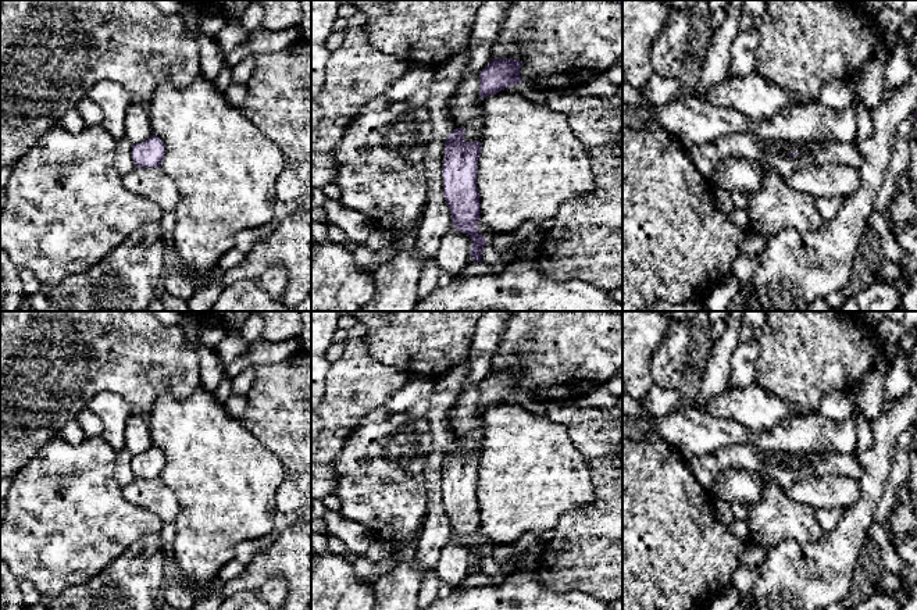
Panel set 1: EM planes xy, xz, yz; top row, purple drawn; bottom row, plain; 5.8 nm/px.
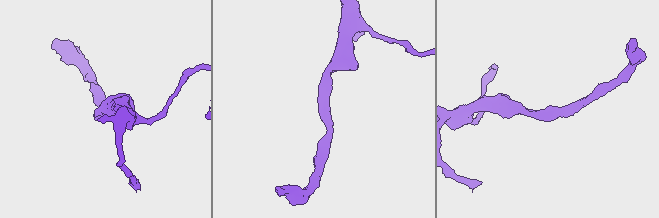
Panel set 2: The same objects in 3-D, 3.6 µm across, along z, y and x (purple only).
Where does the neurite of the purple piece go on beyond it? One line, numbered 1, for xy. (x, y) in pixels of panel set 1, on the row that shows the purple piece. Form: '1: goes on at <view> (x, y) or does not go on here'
1: does not go on here

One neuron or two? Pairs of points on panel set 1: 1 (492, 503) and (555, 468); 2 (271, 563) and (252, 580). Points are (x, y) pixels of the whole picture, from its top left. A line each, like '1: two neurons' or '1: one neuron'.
1: one neuron
2: one neuron

